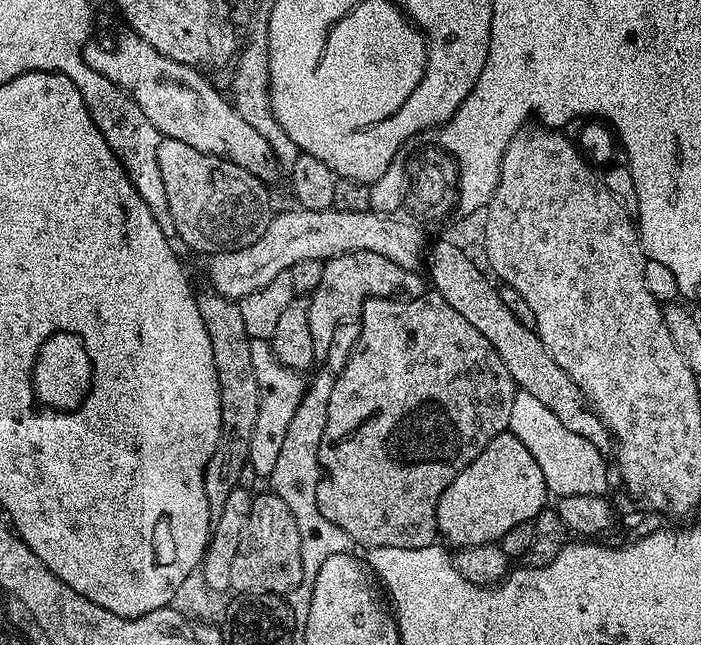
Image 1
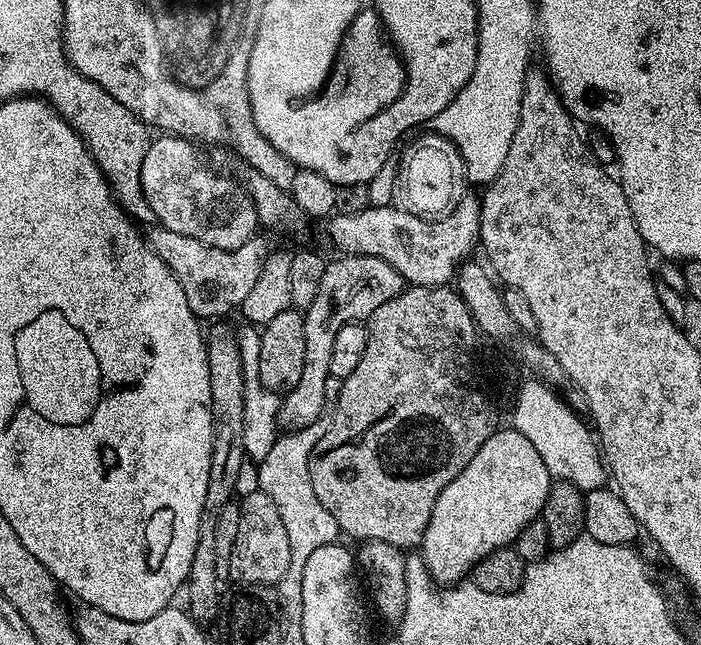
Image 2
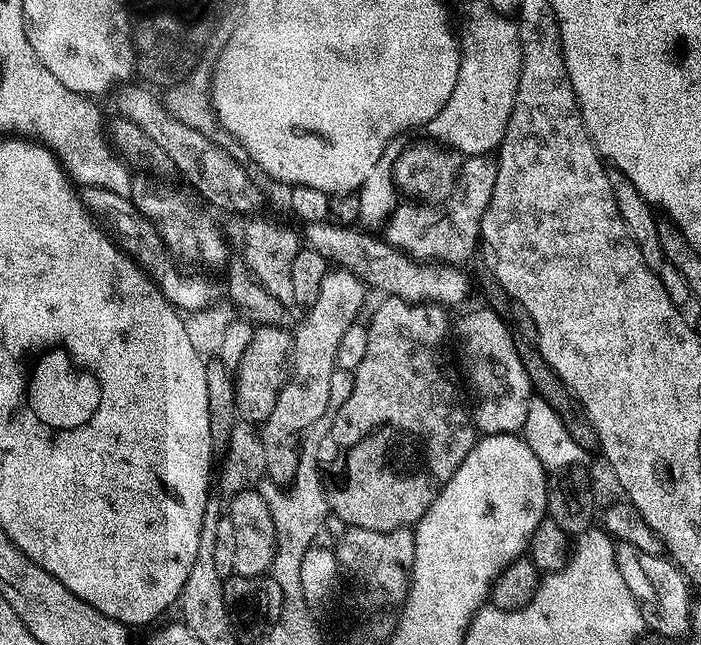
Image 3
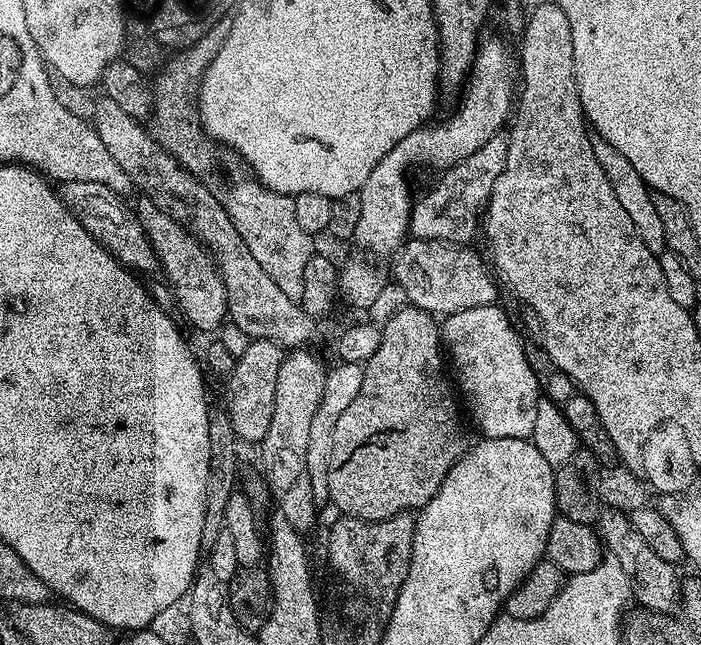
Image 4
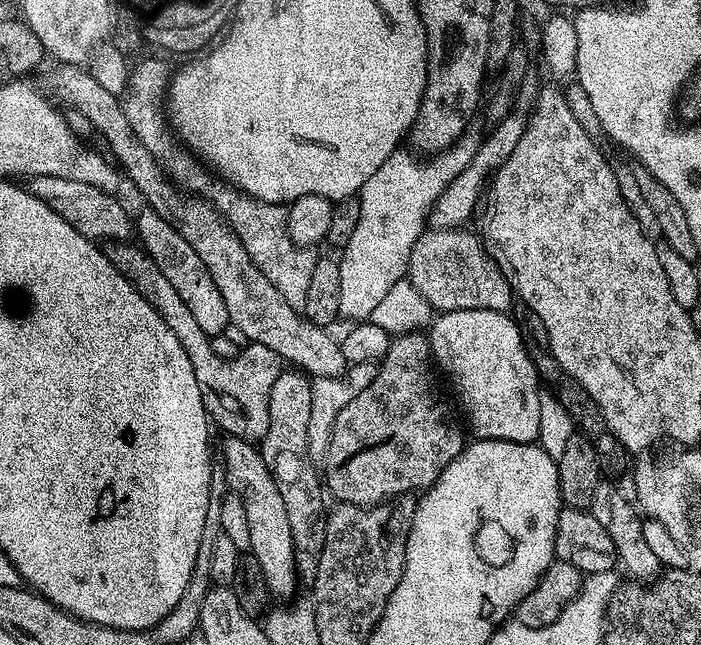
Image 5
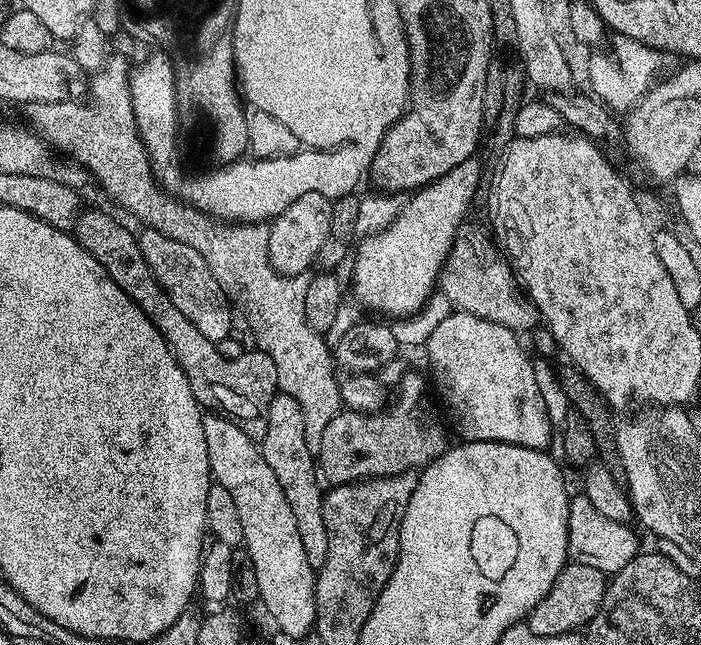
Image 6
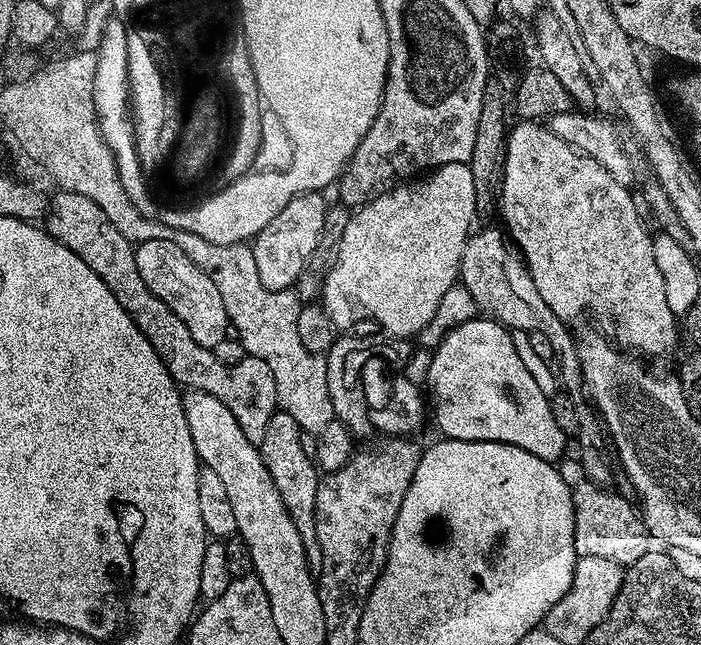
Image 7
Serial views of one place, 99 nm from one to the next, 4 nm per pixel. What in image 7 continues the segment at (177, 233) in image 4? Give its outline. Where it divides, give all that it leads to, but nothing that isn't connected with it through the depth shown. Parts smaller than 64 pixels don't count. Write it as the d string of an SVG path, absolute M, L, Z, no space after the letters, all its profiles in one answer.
M147 240L135 245L136 261L138 262L138 274L142 276L142 282L150 286L150 290L186 322L186 330L190 330L190 338L198 342L203 348L215 348L220 342L230 336L230 325L226 314L226 305L222 303L222 294L218 294L218 286L210 282L210 278L195 262L186 258L185 252L180 247L174 246L174 242L162 242L161 240Z

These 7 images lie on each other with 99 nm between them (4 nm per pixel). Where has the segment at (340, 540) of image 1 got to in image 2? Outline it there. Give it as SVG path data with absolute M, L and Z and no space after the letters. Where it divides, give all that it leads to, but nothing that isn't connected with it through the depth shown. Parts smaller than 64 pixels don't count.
M317 422L280 434L270 454L266 454L266 458L258 464L259 491L274 498L274 506L278 506L282 522L286 525L286 534L290 537L290 570L286 570L278 585L280 599L284 601L284 612L302 612L302 570L310 554L314 554L318 546L337 543L341 535L338 522L334 522L330 510L318 502L318 494L314 494L314 486L310 482L310 458L324 436L324 430L325 425Z

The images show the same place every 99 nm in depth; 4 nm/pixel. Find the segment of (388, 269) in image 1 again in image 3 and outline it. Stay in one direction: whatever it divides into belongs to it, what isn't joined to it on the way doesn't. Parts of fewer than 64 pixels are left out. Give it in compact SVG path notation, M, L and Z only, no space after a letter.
M329 270L326 278L322 278L322 290L318 290L318 298L307 309L304 321L294 328L294 355L290 361L290 379L278 394L278 402L274 402L274 410L262 422L262 439L265 448L265 470L267 477L287 485L295 480L300 465L300 453L304 431L311 424L316 424L324 415L329 415L328 407L333 403L330 398L330 378L337 369L338 342L342 342L342 334L350 325L357 323L360 307L364 304L366 285L359 276L343 270Z

